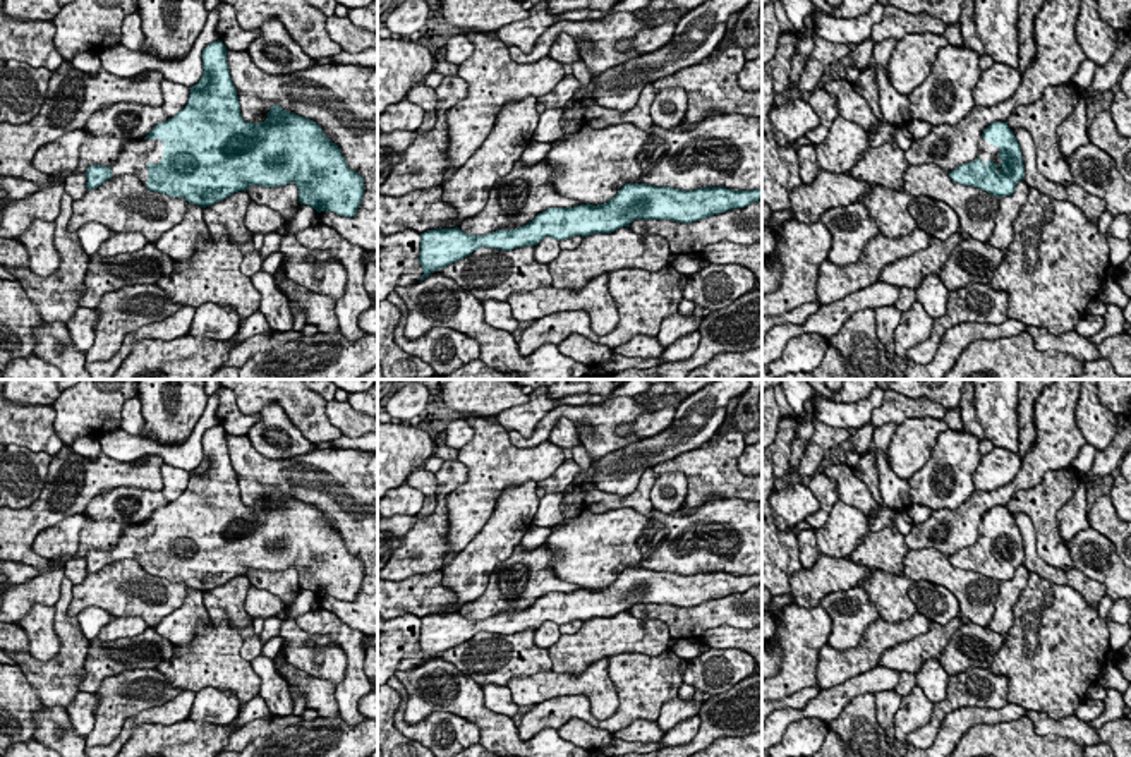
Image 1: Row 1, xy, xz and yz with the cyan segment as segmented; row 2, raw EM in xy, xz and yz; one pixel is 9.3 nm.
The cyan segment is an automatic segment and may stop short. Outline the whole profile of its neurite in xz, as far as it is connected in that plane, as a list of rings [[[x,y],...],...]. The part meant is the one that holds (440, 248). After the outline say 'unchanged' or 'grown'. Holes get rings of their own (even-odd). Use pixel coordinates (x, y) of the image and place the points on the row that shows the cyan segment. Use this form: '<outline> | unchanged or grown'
[[[626,184],[604,204],[549,208],[515,230],[496,230],[486,235],[470,235],[458,227],[427,230],[420,233],[419,261],[424,271],[420,282],[432,271],[446,268],[481,247],[511,251],[537,245],[544,237],[565,240],[575,235],[611,233],[621,227],[630,227],[633,220],[692,223],[728,209],[750,206],[759,199],[762,199],[762,189],[702,187],[680,191],[647,184]]] | unchanged

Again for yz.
[[[1007,122],[990,124],[978,141],[978,156],[949,172],[949,177],[997,197],[1011,196],[1016,184],[1025,179],[1025,165]]] | grown

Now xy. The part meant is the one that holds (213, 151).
[[[218,39],[203,50],[203,77],[189,101],[175,117],[158,124],[141,141],[129,142],[112,167],[91,165],[86,170],[88,191],[118,175],[136,175],[149,191],[184,197],[201,208],[211,206],[249,185],[278,187],[293,182],[299,203],[318,213],[333,211],[352,218],[364,196],[364,179],[347,167],[340,148],[309,118],[273,105],[268,118],[245,122],[232,82],[227,46]]] | grown

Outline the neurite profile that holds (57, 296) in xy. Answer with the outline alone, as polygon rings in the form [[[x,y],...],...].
[[[64,192],[60,213],[55,218],[55,249],[60,266],[55,275],[39,276],[29,268],[7,268],[21,283],[26,295],[38,306],[45,323],[67,324],[81,307],[79,299],[86,292],[84,280],[89,259],[81,245],[77,232],[69,230],[72,197]]]

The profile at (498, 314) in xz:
[[[486,300],[482,302],[484,307],[484,321],[486,324],[503,330],[506,333],[513,333],[518,328],[518,321],[511,314],[510,304],[499,300]]]

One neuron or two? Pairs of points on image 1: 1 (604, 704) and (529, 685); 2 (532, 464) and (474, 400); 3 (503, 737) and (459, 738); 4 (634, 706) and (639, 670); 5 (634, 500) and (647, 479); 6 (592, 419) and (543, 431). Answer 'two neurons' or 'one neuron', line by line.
1: one neuron
2: two neurons
3: two neurons
4: one neuron
5: one neuron
6: one neuron

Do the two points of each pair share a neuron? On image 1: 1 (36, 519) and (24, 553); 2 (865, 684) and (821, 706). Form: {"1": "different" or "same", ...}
{"1": "same", "2": "same"}

